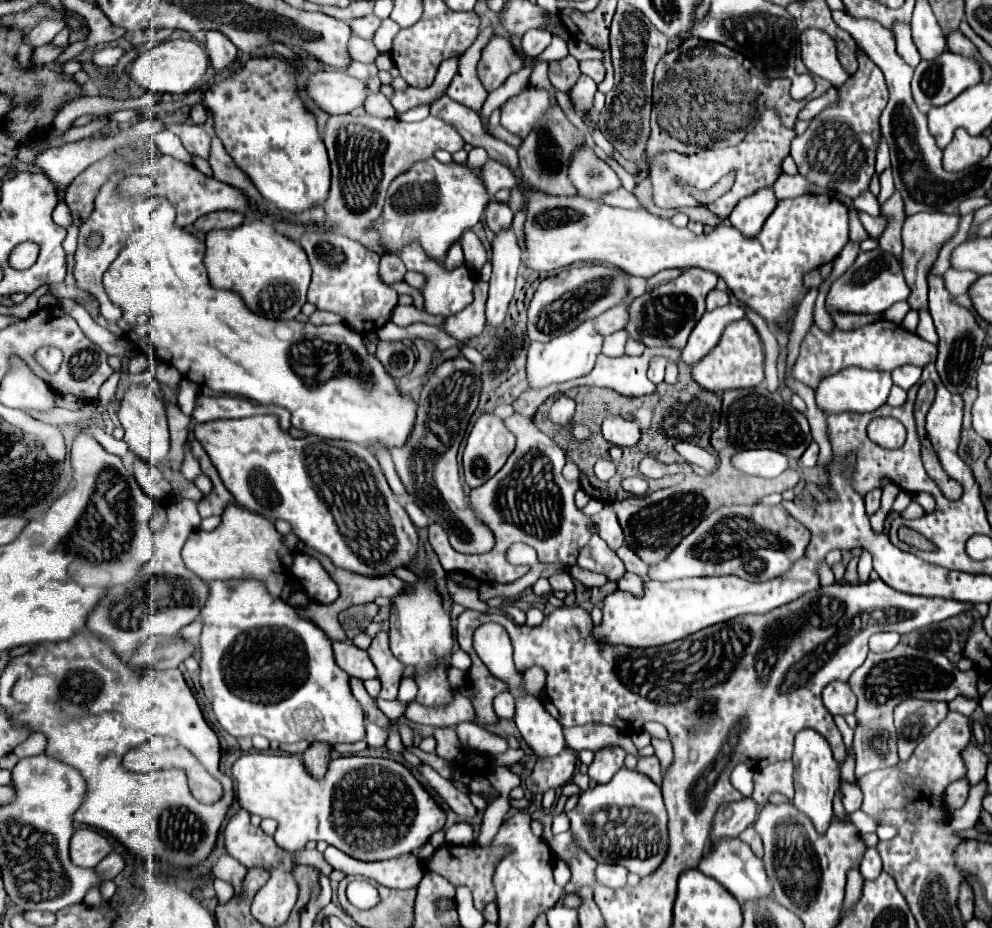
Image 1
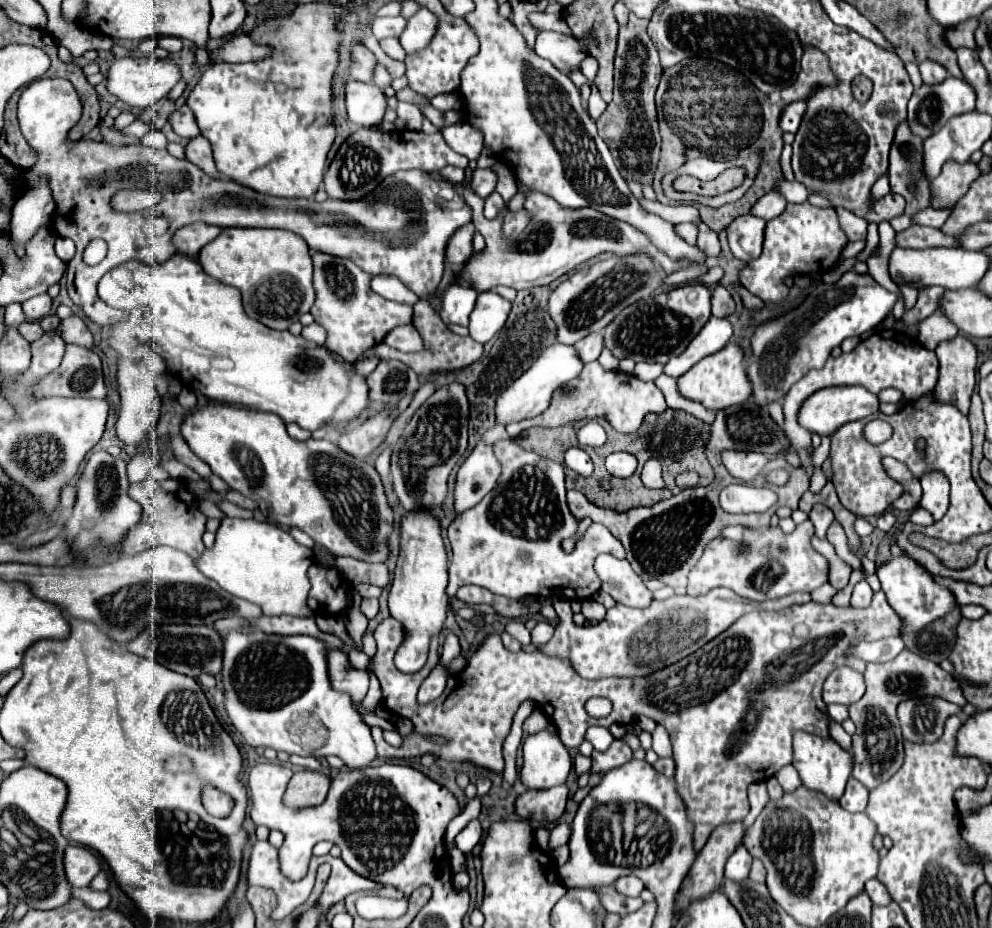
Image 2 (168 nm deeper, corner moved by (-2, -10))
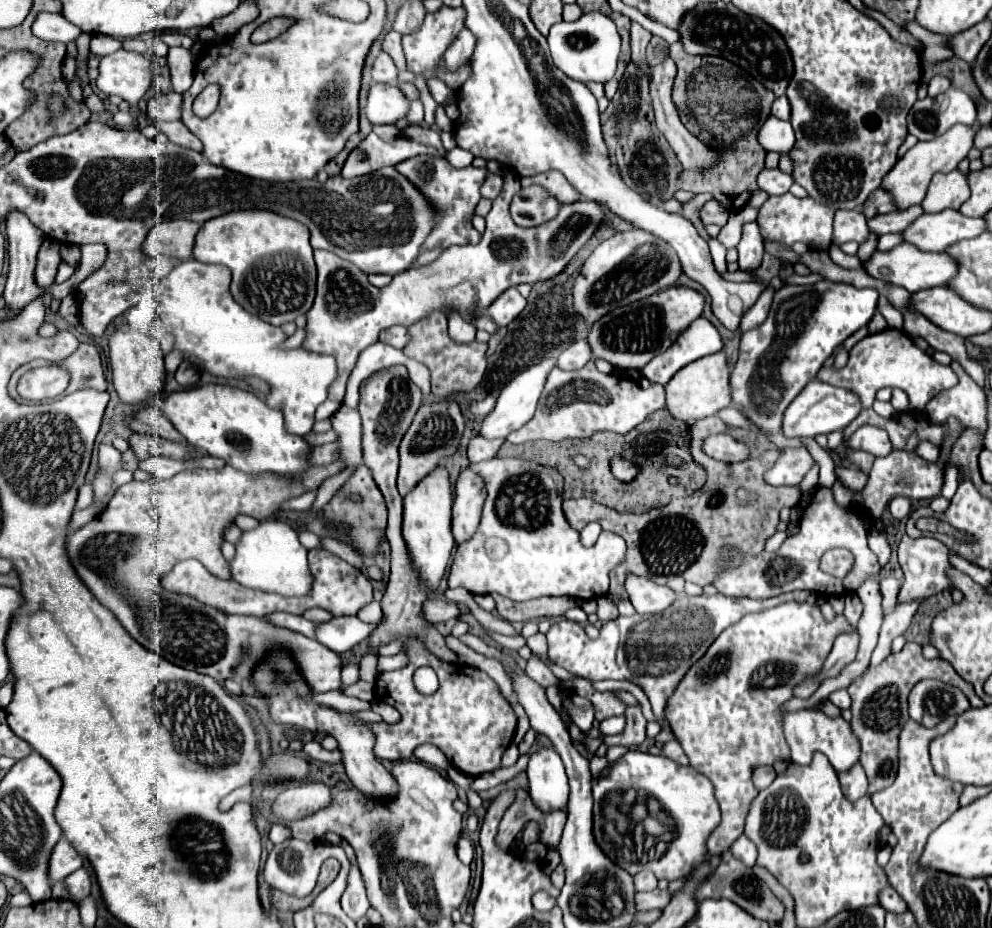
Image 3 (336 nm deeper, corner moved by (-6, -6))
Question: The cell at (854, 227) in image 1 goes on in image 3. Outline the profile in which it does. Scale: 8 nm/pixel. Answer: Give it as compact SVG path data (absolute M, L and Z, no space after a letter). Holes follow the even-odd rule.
M898 244L892 250L874 250L874 254L862 262L862 270L866 270L870 276L878 280L886 280L890 284L906 288L910 294L934 288L934 286L946 286L948 280L956 274L958 266L956 260L950 258L946 252L922 252L910 244Z

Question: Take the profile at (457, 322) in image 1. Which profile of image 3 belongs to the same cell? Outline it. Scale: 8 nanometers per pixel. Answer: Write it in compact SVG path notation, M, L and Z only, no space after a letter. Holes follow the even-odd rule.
M508 288L506 292L502 292L490 306L488 306L488 314L492 316L492 320L498 326L508 326L522 310L526 308L526 298L516 290L516 288Z

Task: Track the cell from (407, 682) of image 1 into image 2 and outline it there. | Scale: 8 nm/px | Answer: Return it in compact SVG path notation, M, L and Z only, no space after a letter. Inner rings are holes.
M448 634L448 636L446 636L446 642L444 642L444 646L442 646L442 654L440 654L440 662L442 662L442 666L444 666L444 670L446 670L448 676L452 676L452 672L450 672L450 662L452 662L454 658L458 658L458 656L460 656L458 636Z

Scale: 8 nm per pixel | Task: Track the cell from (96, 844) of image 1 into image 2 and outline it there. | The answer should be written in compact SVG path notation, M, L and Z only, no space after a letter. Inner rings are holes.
M68 846L64 852L64 868L68 882L76 888L88 888L90 880L100 872L98 856L84 846Z

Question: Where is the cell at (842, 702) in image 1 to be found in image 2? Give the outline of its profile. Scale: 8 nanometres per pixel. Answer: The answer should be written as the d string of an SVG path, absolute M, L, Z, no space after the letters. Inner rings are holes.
M836 668L824 684L824 702L826 704L844 704L850 706L858 702L864 694L864 676L850 668Z

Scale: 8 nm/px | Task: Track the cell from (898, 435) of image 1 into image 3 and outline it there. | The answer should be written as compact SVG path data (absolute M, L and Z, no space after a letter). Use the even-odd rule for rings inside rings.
M946 434L946 442L942 442L942 446L940 446L938 462L926 462L924 458L916 456L914 452L904 452L904 450L896 450L894 454L886 456L886 458L876 458L866 486L862 488L864 507L870 516L879 519L888 502L894 496L906 496L906 498L912 498L912 500L924 500L924 498L938 496L942 492L944 470L946 470L948 458L950 458L950 448L956 442L956 438L958 438L958 434Z

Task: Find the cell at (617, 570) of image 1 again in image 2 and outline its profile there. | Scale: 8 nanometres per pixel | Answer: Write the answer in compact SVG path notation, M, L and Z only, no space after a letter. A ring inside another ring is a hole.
M600 554L594 560L594 570L602 580L602 590L616 602L632 608L646 608L652 602L650 590L646 590L628 560L618 560L612 554Z

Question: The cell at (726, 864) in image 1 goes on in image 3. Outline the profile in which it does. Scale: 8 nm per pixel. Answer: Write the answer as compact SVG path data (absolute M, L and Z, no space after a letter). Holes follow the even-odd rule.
M744 834L736 842L732 842L730 852L734 854L734 858L738 858L740 862L744 862L746 866L754 866L756 864L756 846Z

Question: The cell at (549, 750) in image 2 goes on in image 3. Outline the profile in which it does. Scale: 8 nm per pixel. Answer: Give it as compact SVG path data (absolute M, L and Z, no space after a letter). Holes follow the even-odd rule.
M538 748L530 754L528 762L528 794L542 812L566 810L568 802L568 776L562 758L552 748Z

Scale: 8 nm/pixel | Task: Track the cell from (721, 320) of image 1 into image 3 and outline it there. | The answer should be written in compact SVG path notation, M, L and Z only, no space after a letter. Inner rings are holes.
M698 318L692 322L692 326L688 326L682 332L682 336L676 338L670 350L658 354L658 358L652 358L652 362L646 364L640 370L640 374L650 382L664 386L686 364L720 350L722 350L722 338L718 330L706 318Z

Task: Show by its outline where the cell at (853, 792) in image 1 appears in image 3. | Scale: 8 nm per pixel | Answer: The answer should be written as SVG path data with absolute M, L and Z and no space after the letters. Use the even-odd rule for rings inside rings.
M858 762L850 770L846 770L846 774L838 774L838 778L840 778L842 792L848 800L858 800L868 794L868 780Z

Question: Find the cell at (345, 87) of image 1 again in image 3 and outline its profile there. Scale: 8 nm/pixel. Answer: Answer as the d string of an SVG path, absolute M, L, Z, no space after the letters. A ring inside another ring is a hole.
M372 84L366 104L366 116L372 124L396 124L400 118L406 118L408 110L410 102L398 86Z

